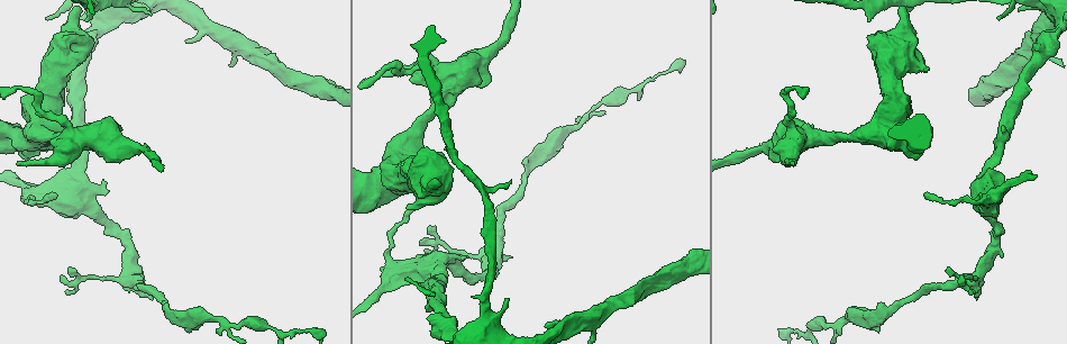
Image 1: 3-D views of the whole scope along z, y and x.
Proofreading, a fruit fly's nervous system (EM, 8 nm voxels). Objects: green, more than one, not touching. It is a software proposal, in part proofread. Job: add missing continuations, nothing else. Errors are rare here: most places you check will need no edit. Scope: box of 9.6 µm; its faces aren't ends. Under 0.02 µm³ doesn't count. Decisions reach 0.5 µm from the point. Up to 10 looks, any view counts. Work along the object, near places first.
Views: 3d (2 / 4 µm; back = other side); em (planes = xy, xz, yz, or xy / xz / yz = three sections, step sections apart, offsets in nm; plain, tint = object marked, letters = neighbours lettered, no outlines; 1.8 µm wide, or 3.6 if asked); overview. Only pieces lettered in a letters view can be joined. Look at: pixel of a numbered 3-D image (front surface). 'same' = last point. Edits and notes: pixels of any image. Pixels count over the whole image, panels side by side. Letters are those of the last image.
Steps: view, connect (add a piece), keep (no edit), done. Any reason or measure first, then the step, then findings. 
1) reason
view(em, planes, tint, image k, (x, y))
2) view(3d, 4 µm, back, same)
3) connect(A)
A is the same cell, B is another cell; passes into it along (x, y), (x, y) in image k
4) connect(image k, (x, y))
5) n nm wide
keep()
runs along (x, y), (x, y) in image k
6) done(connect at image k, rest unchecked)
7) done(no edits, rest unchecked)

branch stops here
view(3d, 2 µm, image 1, (1003, 131))

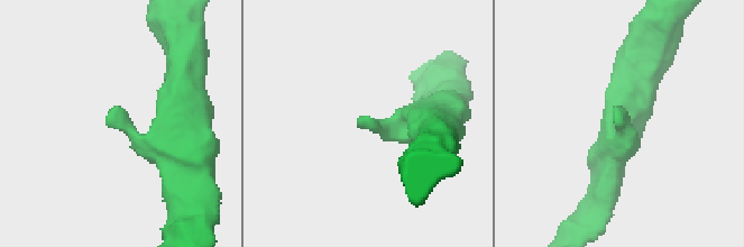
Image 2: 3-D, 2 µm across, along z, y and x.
view(em, yz, step 8, letters, image 2, (619, 119))

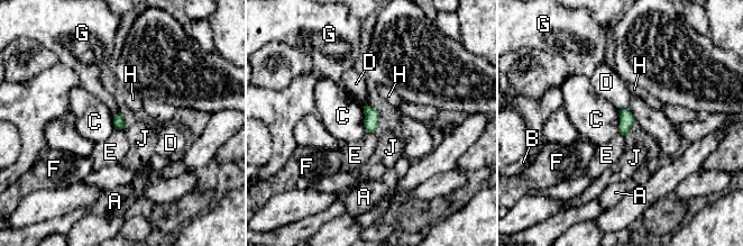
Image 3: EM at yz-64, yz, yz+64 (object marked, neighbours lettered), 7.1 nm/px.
view(em, planes, letters, same)

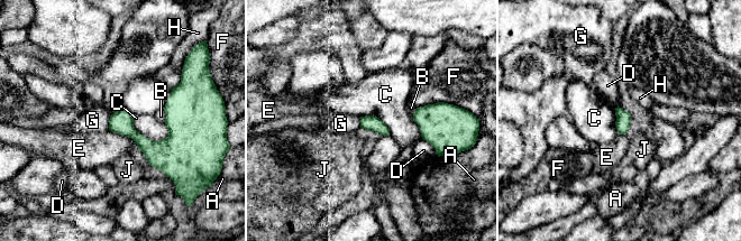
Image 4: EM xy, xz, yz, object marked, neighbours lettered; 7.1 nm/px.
keep()
A, B, C, D, E, F, G, H and J are other cells; border along (133, 116), (146, 137), (168, 136) in image 4; none of them fits

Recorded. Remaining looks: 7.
stops while still wide
view(em, planes, plain, image 1, (407, 209))

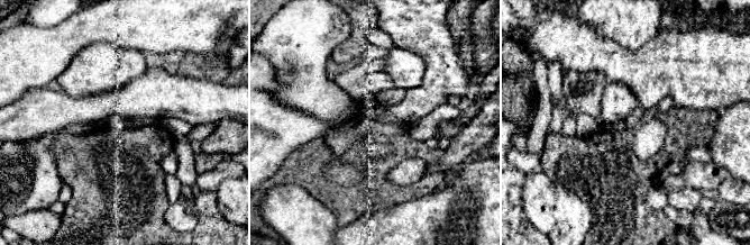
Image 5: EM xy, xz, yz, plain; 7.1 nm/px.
view(em, planes, tint, same)

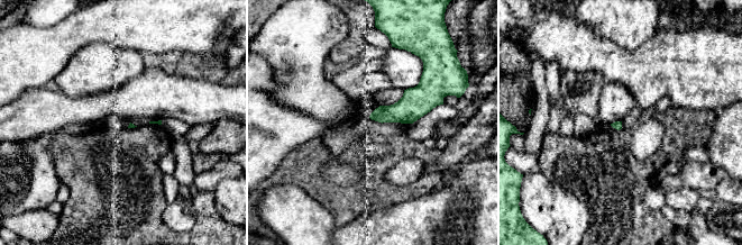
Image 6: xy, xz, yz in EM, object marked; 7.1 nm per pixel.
what lies round it
view(em, planes, letters, same)

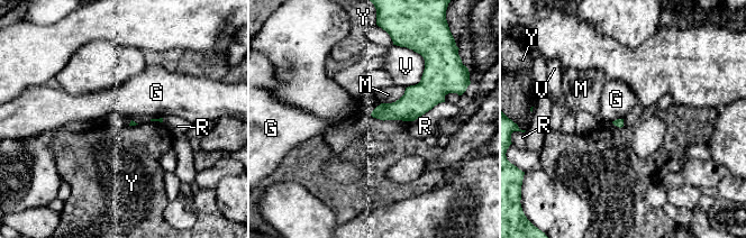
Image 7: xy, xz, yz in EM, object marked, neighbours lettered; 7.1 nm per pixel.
keep()
G, M, R, V and Y are other cells; border along (381, 103), (370, 113) in image 7; no lettered piece goes on from it

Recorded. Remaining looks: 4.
view(3d, 4 µm, image 1, (16, 164))

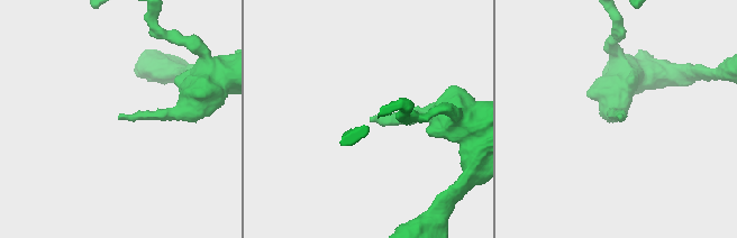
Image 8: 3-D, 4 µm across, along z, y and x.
view(em, yz, step 8, tint, image 8, (619, 116))

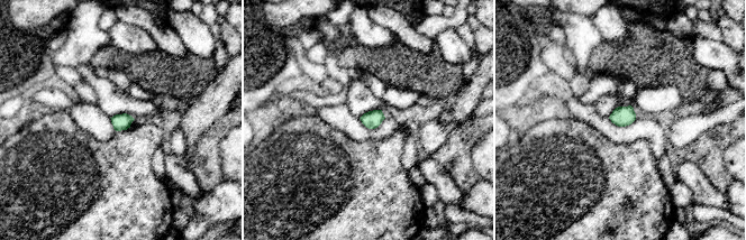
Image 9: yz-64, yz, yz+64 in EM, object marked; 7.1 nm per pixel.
cut it another way
view(em, xz, step 16, letters, same)

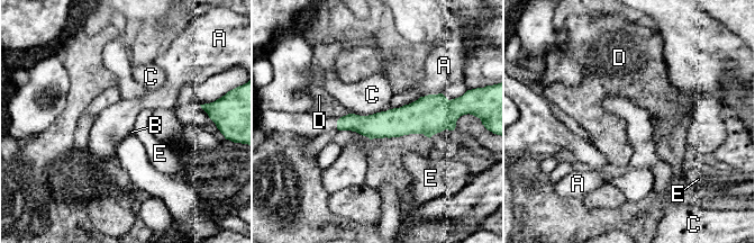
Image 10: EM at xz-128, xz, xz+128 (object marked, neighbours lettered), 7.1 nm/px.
A touches over 400 nm
keep()
A, B, C, D and E are other cells; runs along (445, 116), (339, 126) in image 10; no lettered piece goes on from it

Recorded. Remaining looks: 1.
done(no edits, rest unchecked)

